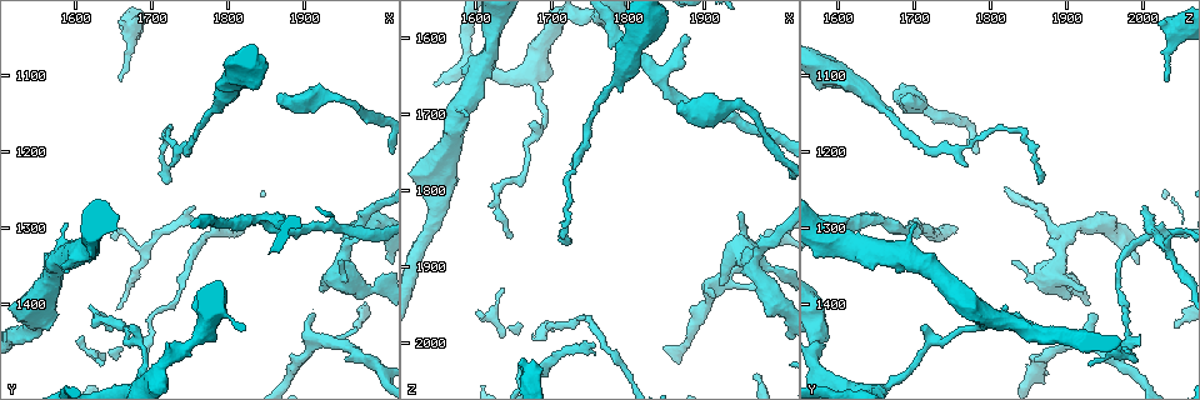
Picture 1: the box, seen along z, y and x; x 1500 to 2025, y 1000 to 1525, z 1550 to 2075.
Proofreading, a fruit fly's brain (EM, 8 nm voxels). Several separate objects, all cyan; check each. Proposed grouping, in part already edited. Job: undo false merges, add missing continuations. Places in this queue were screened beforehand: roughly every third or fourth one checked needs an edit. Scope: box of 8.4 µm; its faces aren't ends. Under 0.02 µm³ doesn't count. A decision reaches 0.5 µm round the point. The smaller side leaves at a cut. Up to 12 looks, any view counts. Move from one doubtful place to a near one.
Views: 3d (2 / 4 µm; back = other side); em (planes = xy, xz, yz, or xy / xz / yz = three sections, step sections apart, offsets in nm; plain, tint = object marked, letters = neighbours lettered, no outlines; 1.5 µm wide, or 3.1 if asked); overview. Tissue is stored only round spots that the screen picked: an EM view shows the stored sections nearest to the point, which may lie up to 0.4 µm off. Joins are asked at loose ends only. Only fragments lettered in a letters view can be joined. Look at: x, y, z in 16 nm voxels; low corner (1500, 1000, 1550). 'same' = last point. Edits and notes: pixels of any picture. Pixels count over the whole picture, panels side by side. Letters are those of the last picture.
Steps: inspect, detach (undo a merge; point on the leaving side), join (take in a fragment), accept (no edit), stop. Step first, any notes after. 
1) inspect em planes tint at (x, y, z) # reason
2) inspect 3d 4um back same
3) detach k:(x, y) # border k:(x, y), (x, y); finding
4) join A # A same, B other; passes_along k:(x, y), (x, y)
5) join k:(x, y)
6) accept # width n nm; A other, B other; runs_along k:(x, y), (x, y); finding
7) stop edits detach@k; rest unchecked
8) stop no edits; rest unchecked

inspect 3d 4um at (1945, 1345, 1830) # thin end

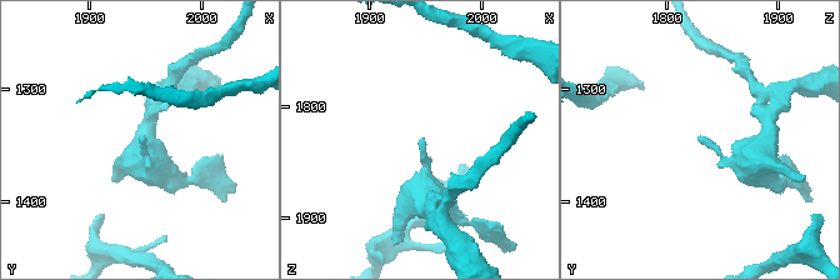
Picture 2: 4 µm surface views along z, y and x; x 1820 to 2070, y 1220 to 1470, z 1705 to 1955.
inspect em planes letters at (1946, 1344, 1832) # now the EM

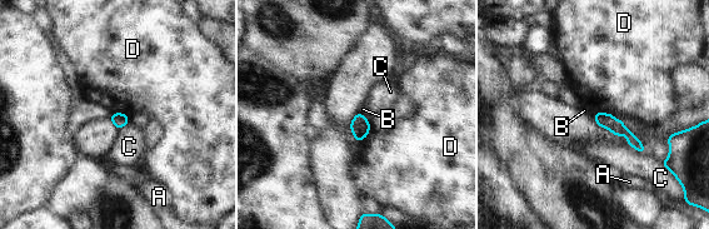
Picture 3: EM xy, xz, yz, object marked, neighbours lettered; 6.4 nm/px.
accept # longest_contact C 140 nm; A other, B other, C other, D other; runs_along 3:(597, 115), (622, 129), (640, 148); none of them fits

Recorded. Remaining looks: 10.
inspect em xz step 8 letters at (1720, 1240, 1865) # branch stops here

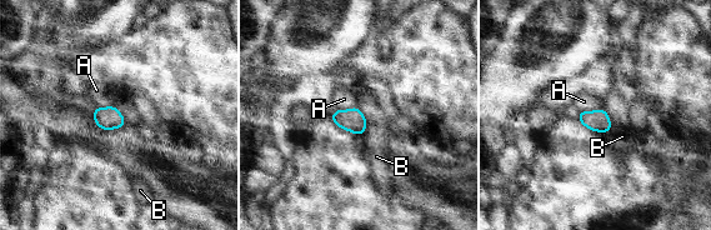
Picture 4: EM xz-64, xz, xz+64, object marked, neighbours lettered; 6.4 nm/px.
accept # longest_contact A 150 nm; A other, B other; border 4:(600, 108), (579, 113); none of them fits

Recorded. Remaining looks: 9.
inspect em planes letters at (1700, 1320, 2025) # abrupt turn

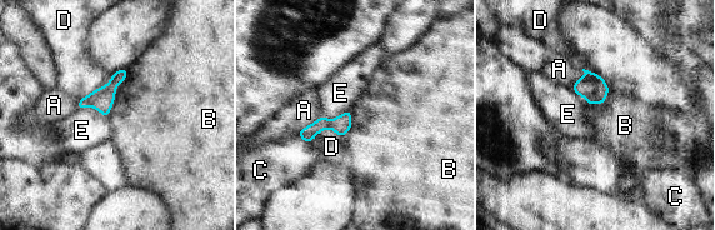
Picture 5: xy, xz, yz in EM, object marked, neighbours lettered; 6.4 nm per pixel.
detach 5:(585, 86) # A other, B other, C other, D other, E other; border 5:(585, 74), (599, 84), (589, 98); two cells meet here

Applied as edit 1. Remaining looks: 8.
inspect overview

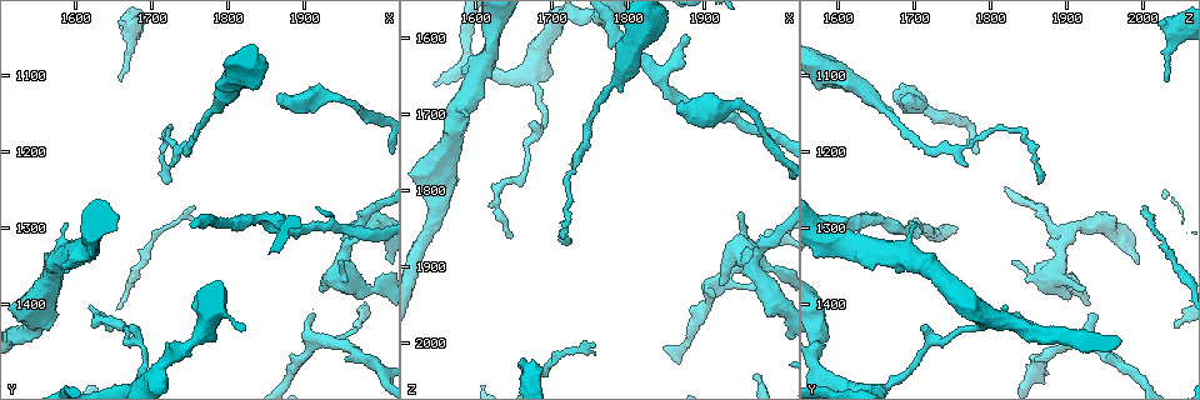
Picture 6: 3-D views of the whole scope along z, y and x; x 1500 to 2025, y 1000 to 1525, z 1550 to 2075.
inspect 3d 2um at (1655, 1105, 2035) # an open end

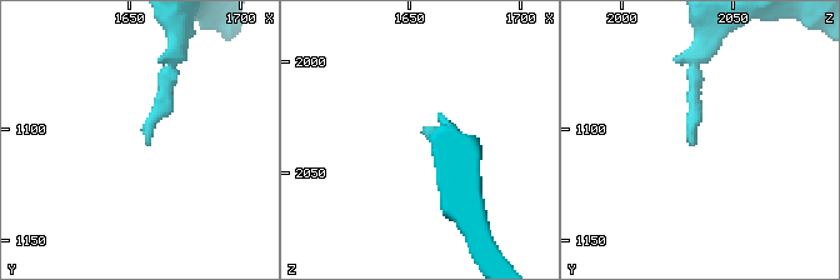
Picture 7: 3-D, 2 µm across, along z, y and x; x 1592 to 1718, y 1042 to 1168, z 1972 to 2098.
inspect em xy step 8 tint at (1658, 1106, 2031)

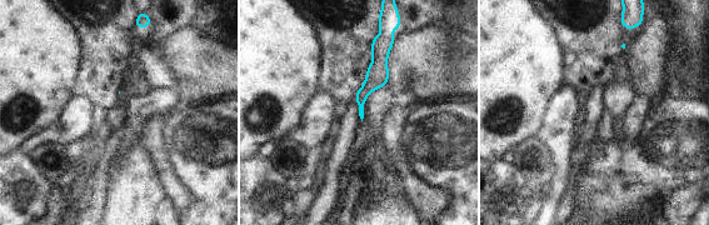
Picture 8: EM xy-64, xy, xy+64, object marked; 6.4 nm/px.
inspect em planes letters same

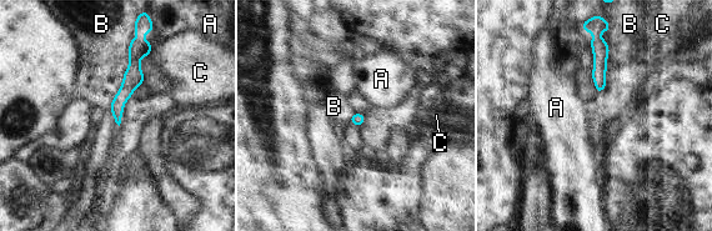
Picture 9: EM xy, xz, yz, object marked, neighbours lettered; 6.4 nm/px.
accept # width 80 nm; A other, B other, C other; no lettered fragment goes on from it

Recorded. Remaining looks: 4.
inspect 3d 2um at (1870, 1135, 1685) # an open end

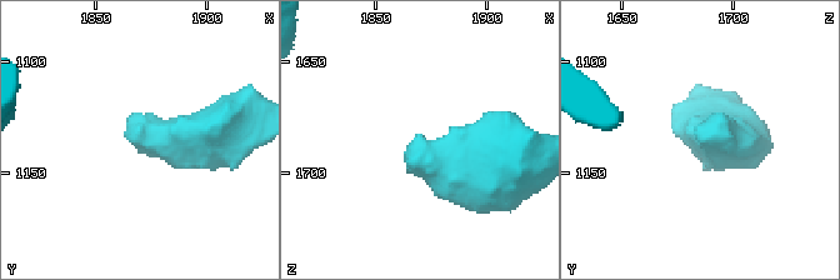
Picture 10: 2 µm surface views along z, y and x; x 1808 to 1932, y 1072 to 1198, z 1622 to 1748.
inspect em xz step 8 letters at (1867, 1134, 1683) # shape alone is not enough

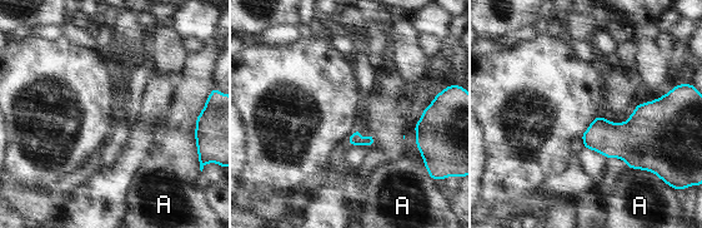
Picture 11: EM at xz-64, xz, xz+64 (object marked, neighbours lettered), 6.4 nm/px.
inspect em planes letters same # another direction

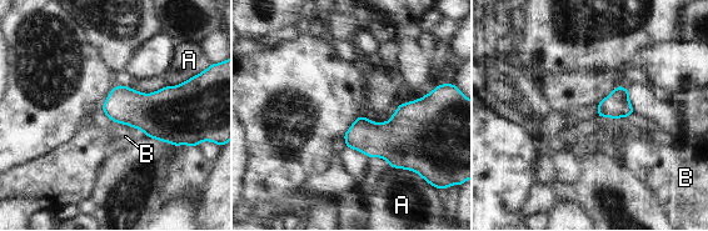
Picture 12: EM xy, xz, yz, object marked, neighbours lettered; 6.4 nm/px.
accept # A other, B other; border 12:(118, 122), (140, 129), (145, 134); none of them fits

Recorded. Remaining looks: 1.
stop edits detach@5; rest unchecked

